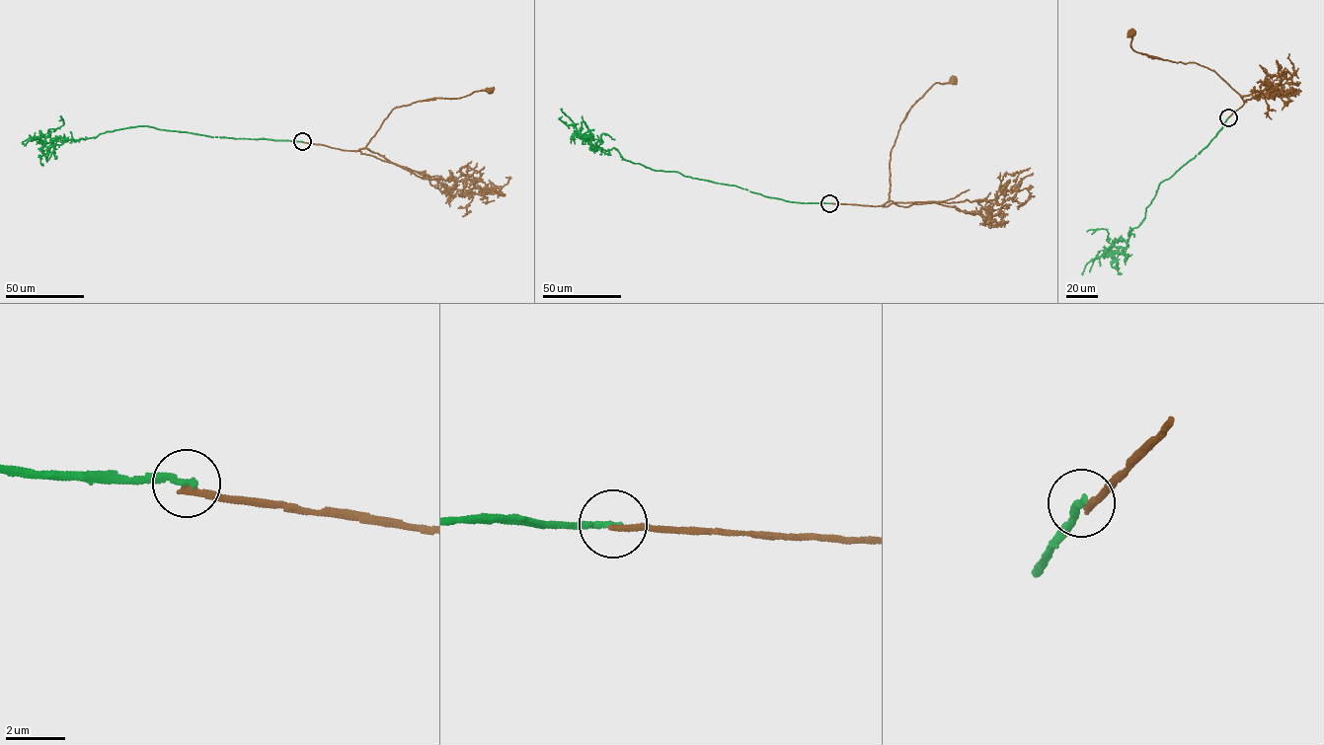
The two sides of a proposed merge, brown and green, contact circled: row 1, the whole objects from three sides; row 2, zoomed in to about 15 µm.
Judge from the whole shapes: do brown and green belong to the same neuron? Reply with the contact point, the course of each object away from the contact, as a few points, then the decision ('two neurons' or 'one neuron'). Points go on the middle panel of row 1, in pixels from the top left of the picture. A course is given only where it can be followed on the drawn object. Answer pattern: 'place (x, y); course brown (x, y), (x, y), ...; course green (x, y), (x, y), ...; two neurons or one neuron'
place (829, 203); course brown (829, 203), (876, 206), (889, 200), (890, 154), (899, 125), (929, 88), (953, 79); course green (829, 203), (789, 201), (677, 172), (654, 171), (623, 159), (614, 148), (595, 149), (560, 109); two neurons

